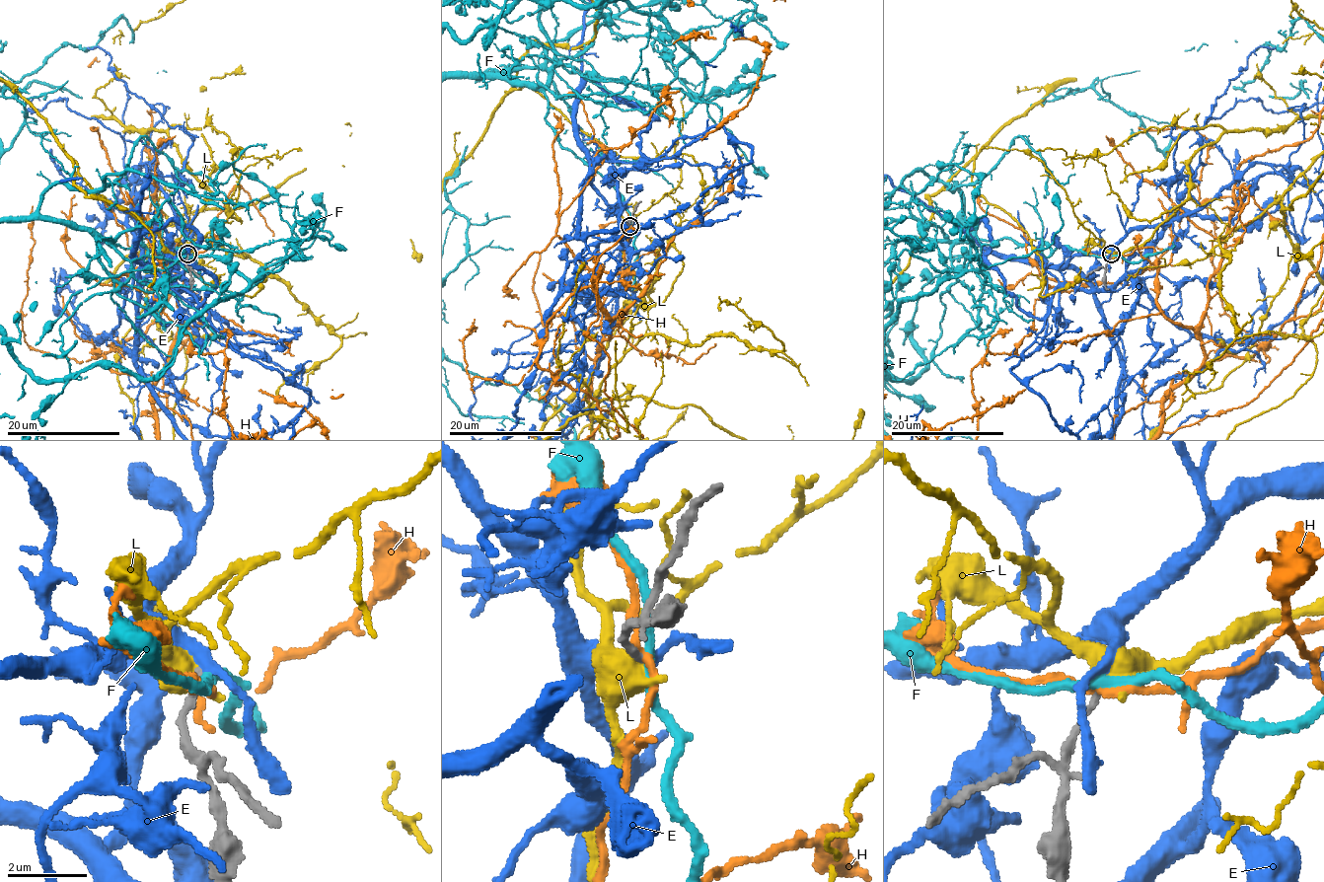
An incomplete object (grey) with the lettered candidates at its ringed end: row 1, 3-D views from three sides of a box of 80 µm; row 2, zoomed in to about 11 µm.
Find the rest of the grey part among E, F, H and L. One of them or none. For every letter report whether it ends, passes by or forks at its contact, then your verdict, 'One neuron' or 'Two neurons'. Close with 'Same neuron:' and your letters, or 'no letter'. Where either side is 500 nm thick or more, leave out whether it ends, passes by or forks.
E: It passes by. Two neurons
F: It passes by. Two neurons
H: It passes by. Two neurons
L: Two neurons
Same neuron: no letter

